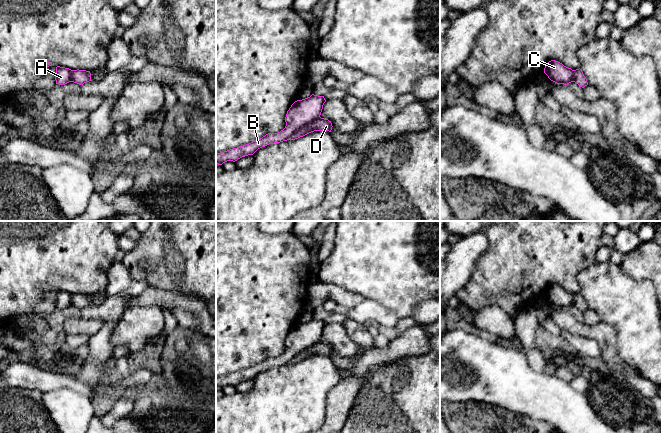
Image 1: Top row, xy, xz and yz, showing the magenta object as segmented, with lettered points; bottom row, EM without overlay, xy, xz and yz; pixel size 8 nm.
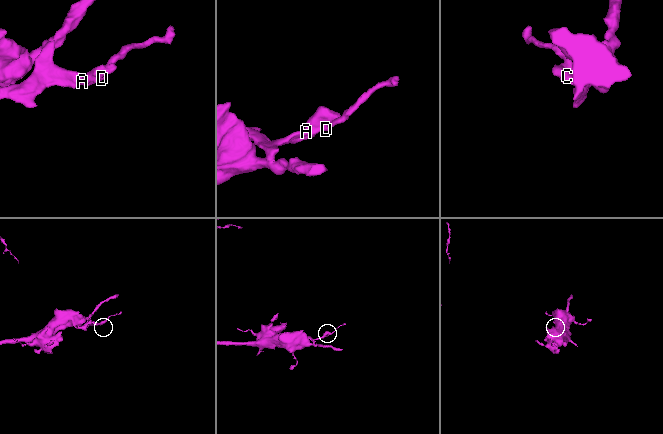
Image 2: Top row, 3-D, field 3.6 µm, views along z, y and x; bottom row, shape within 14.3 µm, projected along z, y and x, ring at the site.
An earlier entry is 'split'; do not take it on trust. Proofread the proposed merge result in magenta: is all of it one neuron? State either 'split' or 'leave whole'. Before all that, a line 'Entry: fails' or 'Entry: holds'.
Entry: holds
split

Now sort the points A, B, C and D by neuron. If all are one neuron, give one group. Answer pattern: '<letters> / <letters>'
A B C / D

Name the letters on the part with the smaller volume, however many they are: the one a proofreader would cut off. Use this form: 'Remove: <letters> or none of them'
Remove: D

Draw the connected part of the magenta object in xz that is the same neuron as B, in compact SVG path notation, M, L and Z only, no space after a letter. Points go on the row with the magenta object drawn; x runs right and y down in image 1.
M314 94L308 98L295 101L287 111L286 126L283 130L278 133L268 133L249 144L216 153L216 163L222 165L227 161L235 162L242 157L253 155L258 149L269 144L289 140L298 129L320 117L325 102L324 96Z

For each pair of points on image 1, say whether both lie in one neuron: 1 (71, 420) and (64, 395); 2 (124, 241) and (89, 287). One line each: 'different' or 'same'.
1: same
2: different

